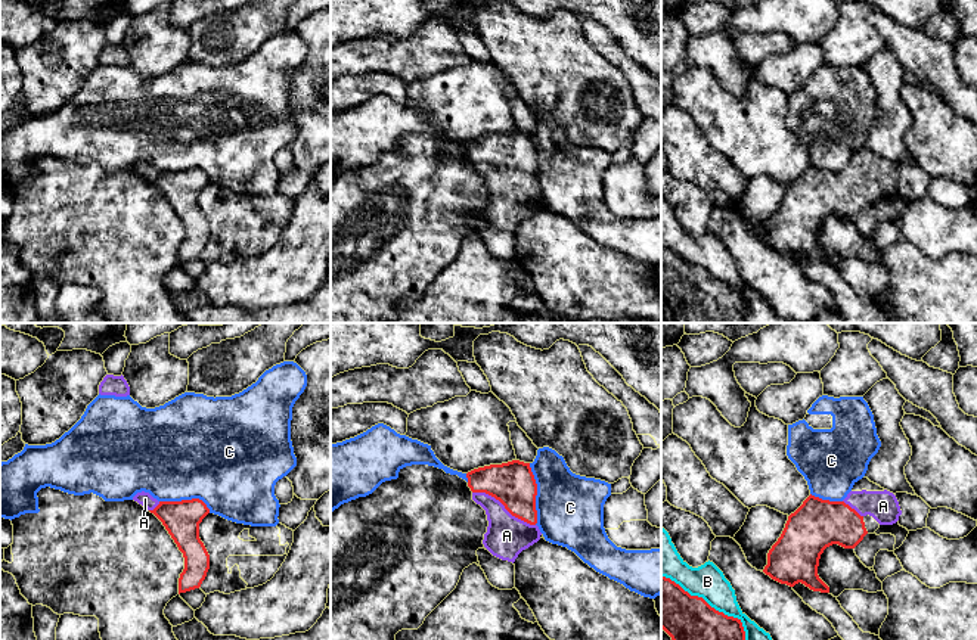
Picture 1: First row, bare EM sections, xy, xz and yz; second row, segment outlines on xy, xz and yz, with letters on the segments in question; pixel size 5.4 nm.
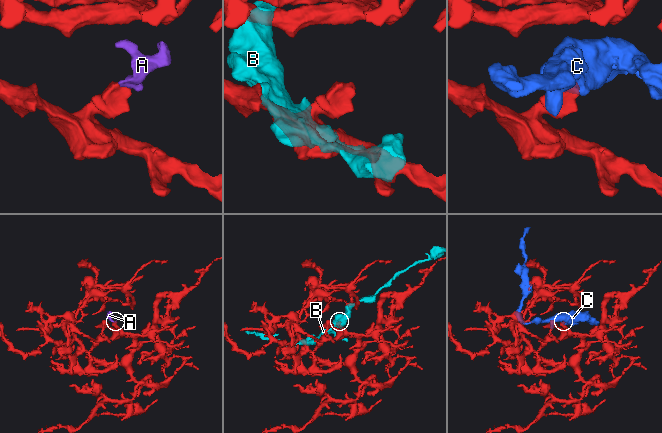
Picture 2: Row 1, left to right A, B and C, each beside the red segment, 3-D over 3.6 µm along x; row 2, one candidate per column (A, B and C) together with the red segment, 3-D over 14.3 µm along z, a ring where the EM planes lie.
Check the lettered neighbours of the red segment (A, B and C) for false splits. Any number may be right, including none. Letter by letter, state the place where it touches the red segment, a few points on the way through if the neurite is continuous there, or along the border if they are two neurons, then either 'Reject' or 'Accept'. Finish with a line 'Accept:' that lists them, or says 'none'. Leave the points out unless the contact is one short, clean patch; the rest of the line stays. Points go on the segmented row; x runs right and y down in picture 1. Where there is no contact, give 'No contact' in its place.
A: Touches red at xz (503, 505). Path across: xz (512, 484), (503, 505), (506, 536). Accept
B: Touches red at yz (709, 605). Reject
C: Touches red at xz (536, 494). Reject
Accept: A

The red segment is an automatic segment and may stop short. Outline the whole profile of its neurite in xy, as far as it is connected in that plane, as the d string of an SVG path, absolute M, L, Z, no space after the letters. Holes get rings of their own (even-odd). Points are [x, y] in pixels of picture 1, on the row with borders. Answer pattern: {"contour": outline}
{"contour": "M137 493L134 501L153 513L165 526L184 557L179 594L199 588L210 569L210 554L199 538L199 524L210 513L199 498L158 501L149 493Z"}

